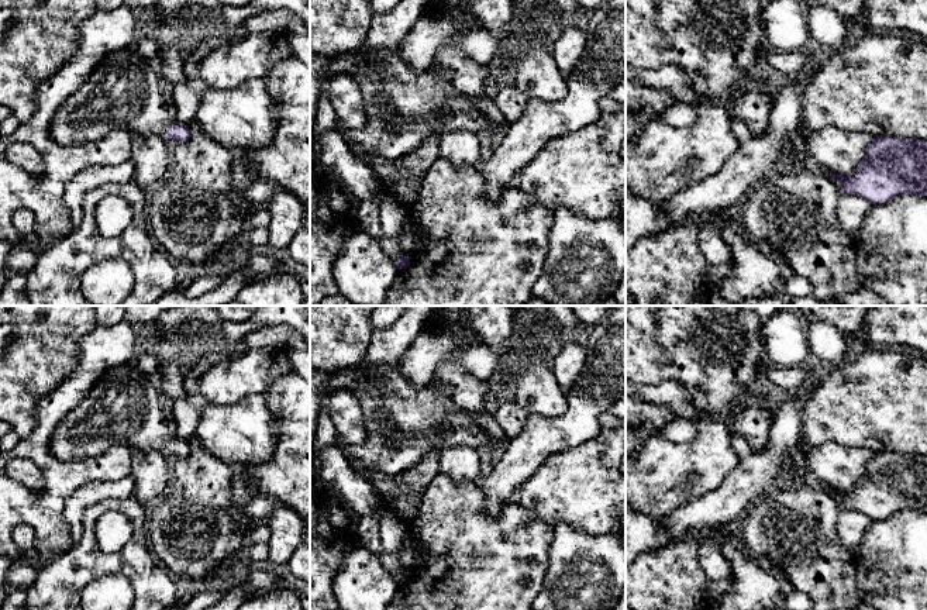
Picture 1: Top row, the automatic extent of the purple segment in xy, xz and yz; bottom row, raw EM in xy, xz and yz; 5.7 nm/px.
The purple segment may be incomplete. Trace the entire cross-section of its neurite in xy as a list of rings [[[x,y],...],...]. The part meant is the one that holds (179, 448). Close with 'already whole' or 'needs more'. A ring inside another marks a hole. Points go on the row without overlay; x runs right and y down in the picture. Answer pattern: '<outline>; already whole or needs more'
[[[132,363],[106,371],[82,402],[56,424],[49,438],[52,455],[63,462],[97,456],[114,445],[131,451],[156,449],[176,461],[190,454],[189,441],[170,435],[154,379],[141,375]]]; needs more

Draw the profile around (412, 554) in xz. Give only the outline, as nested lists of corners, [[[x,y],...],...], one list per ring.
[[[409,528],[403,547],[399,551],[399,561],[404,569],[413,571],[424,564],[425,549]]]

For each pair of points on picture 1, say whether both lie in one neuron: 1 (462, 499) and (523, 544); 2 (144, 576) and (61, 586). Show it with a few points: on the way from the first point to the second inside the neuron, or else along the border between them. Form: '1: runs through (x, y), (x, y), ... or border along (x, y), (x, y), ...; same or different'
1: runs through (474, 516), (502, 544), (506, 544); same
2: runs through (123, 564), (82, 565); same

